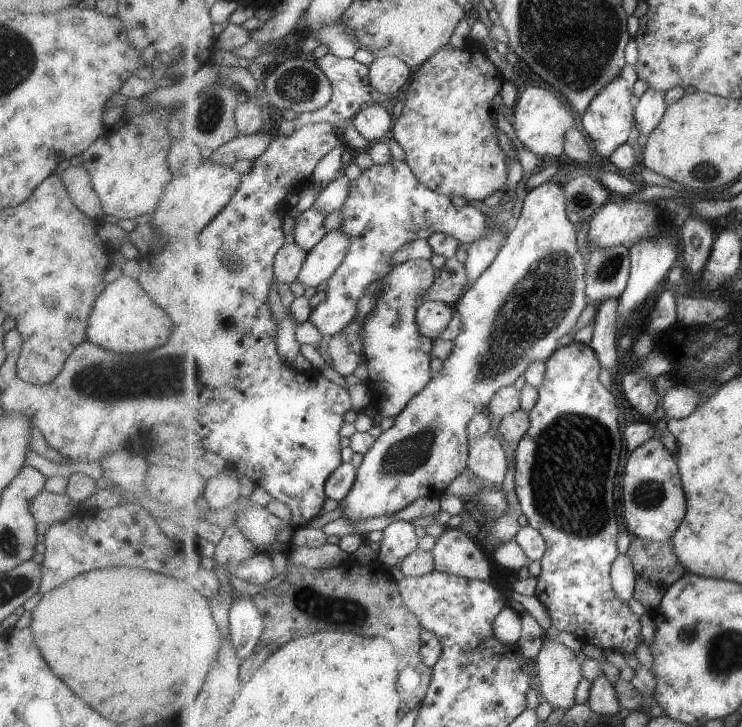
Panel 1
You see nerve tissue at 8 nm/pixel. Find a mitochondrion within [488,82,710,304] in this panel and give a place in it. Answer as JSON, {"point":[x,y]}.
{"point":[606,270]}

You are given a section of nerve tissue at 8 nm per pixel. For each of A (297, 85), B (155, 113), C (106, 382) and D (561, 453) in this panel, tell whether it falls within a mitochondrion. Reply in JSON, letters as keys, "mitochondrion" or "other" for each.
{"A":"mitochondrion","B":"other","C":"mitochondrion","D":"mitochondrion"}

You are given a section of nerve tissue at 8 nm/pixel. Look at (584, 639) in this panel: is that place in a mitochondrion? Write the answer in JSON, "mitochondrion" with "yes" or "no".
{"mitochondrion":"no"}

